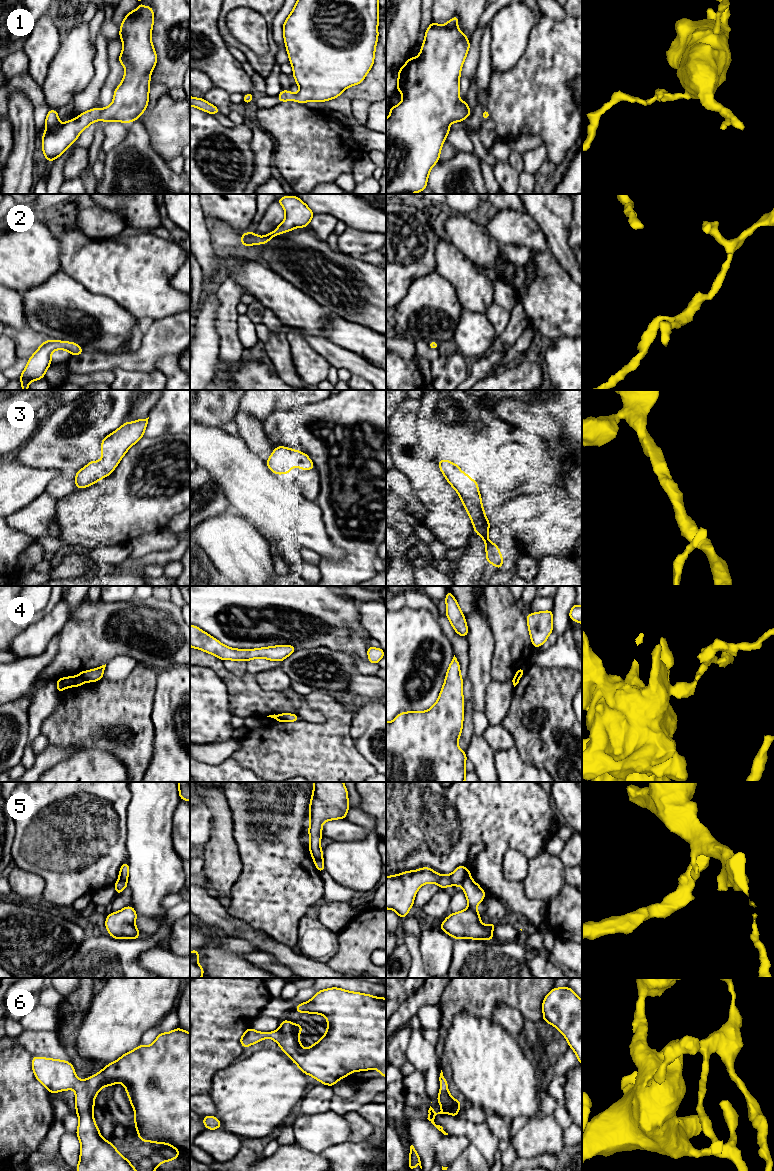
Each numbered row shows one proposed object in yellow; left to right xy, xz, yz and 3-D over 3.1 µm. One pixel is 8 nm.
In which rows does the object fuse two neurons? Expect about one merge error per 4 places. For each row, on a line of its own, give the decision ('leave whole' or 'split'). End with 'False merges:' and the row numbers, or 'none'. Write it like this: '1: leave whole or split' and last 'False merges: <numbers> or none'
1: leave whole
2: leave whole
3: leave whole
4: split
5: split
6: leave whole
False merges: 4, 5

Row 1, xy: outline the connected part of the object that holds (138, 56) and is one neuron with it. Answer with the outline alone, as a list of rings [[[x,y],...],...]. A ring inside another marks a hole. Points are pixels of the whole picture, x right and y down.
[[[140,6],[125,16],[119,32],[123,49],[118,57],[125,67],[125,74],[114,91],[110,106],[93,108],[63,124],[59,123],[57,110],[49,109],[42,150],[50,163],[61,156],[91,123],[100,120],[129,124],[144,113],[149,102],[150,76],[157,63],[151,41],[153,23],[154,10],[150,6]]]

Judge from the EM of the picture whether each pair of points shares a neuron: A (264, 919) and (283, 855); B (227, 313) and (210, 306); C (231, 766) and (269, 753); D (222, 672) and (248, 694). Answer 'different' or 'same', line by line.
A: same
B: different
C: different
D: same

